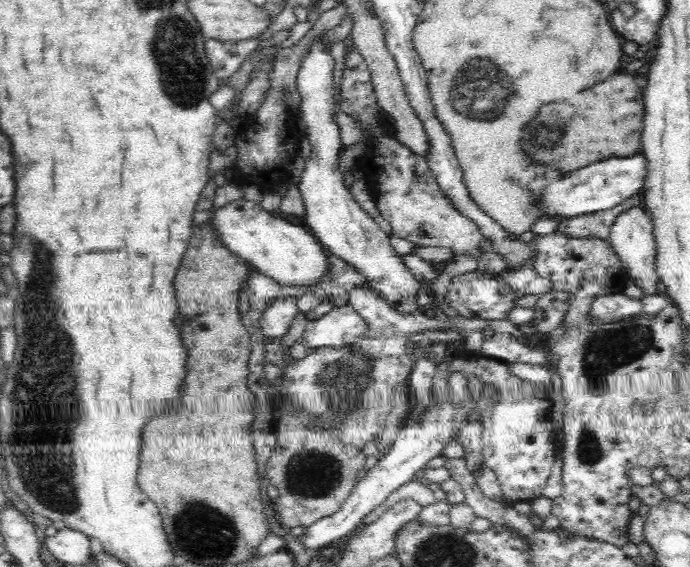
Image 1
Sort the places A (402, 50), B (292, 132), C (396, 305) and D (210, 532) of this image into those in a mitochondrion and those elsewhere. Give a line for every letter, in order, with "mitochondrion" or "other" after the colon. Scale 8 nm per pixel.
A: other
B: other
C: other
D: mitochondrion

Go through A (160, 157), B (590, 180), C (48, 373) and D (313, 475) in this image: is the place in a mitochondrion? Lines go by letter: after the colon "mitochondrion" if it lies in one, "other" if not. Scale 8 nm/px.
A: other
B: other
C: mitochondrion
D: mitochondrion

